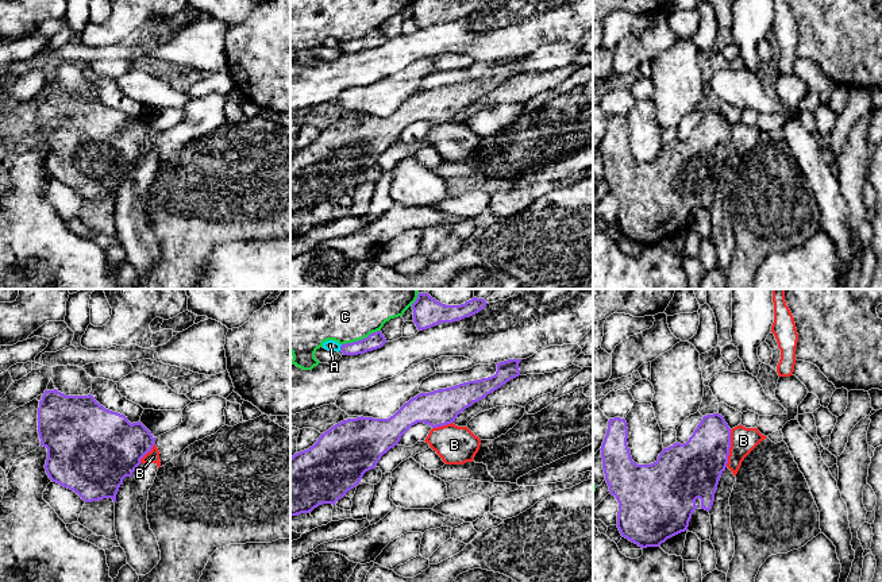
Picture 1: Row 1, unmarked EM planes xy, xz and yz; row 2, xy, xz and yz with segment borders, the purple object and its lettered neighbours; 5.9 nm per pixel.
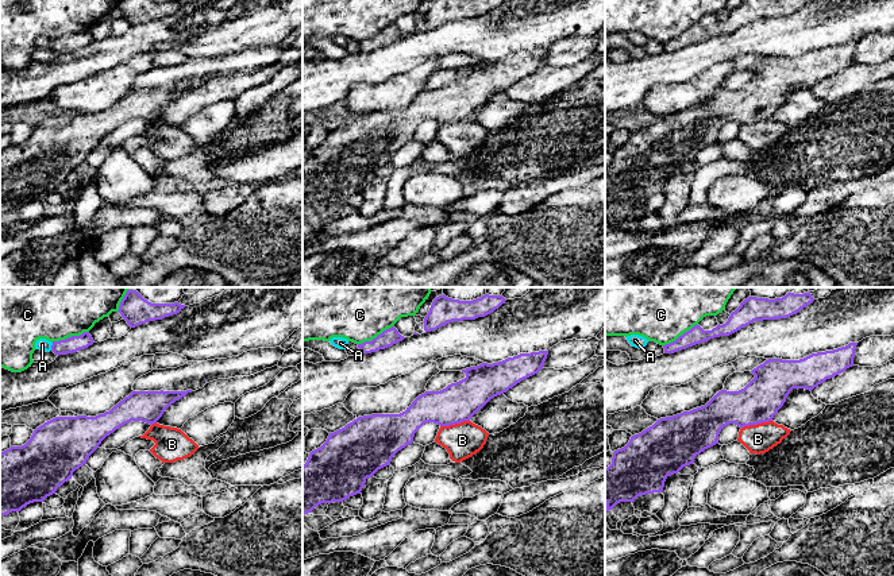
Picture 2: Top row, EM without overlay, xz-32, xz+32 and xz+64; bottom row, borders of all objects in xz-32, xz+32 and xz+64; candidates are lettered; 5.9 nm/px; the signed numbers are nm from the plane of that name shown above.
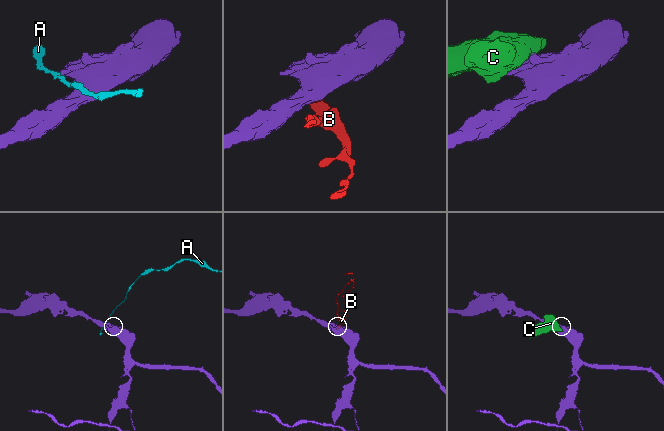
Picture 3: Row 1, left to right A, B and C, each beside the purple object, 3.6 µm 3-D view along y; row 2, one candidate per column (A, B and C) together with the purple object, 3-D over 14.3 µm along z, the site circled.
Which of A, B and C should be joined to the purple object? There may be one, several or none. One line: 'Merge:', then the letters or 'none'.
Merge: none

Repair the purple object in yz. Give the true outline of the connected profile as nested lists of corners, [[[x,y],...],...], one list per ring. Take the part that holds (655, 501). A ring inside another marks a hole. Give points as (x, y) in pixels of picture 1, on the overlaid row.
[[[706,415],[686,443],[677,442],[663,448],[658,460],[651,465],[638,465],[632,460],[627,439],[625,419],[609,419],[600,450],[605,481],[619,502],[616,525],[623,537],[639,547],[659,547],[667,539],[688,531],[697,509],[697,498],[701,500],[701,509],[712,509],[720,477],[728,463],[731,428],[721,415]]]

